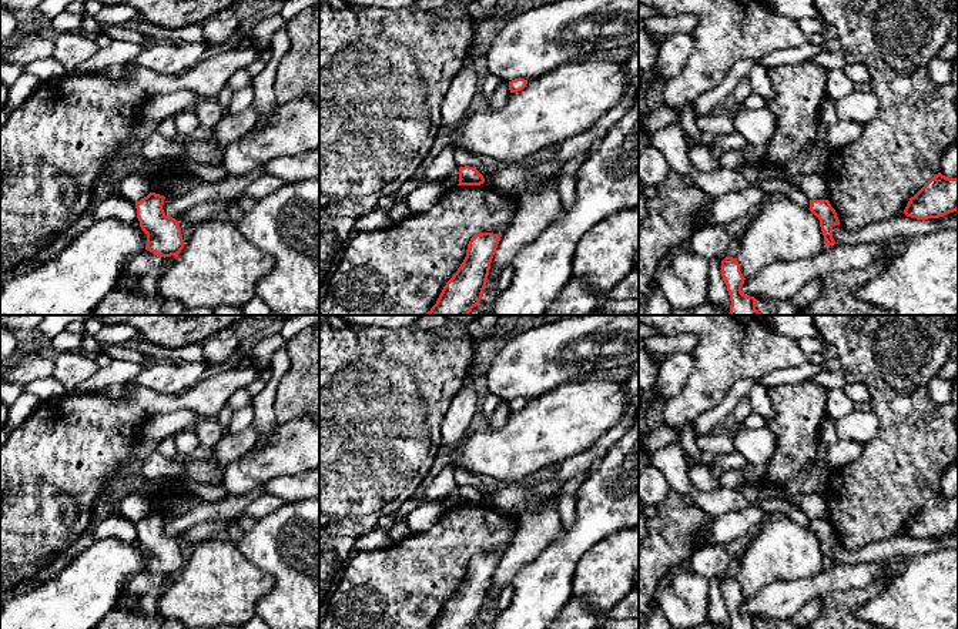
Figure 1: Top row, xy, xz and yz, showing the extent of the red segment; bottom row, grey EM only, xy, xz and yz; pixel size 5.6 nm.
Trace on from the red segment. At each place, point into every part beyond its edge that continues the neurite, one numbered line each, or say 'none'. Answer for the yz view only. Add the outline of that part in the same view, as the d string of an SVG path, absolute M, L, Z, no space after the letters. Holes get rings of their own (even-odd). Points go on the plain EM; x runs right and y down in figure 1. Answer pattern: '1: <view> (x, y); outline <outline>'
none

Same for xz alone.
none

